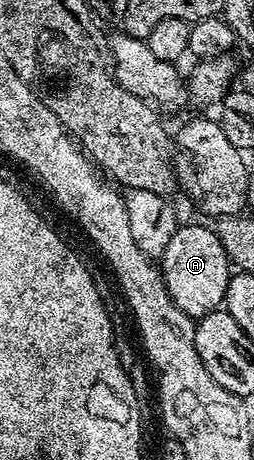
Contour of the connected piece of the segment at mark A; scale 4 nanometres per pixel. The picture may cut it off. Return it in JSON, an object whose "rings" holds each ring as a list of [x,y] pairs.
{"rings":[[[179,225],[178,230],[168,240],[160,259],[162,279],[168,288],[168,296],[192,319],[200,319],[213,310],[219,309],[226,301],[226,289],[232,273],[232,263],[218,239],[217,233],[206,226]]]}

